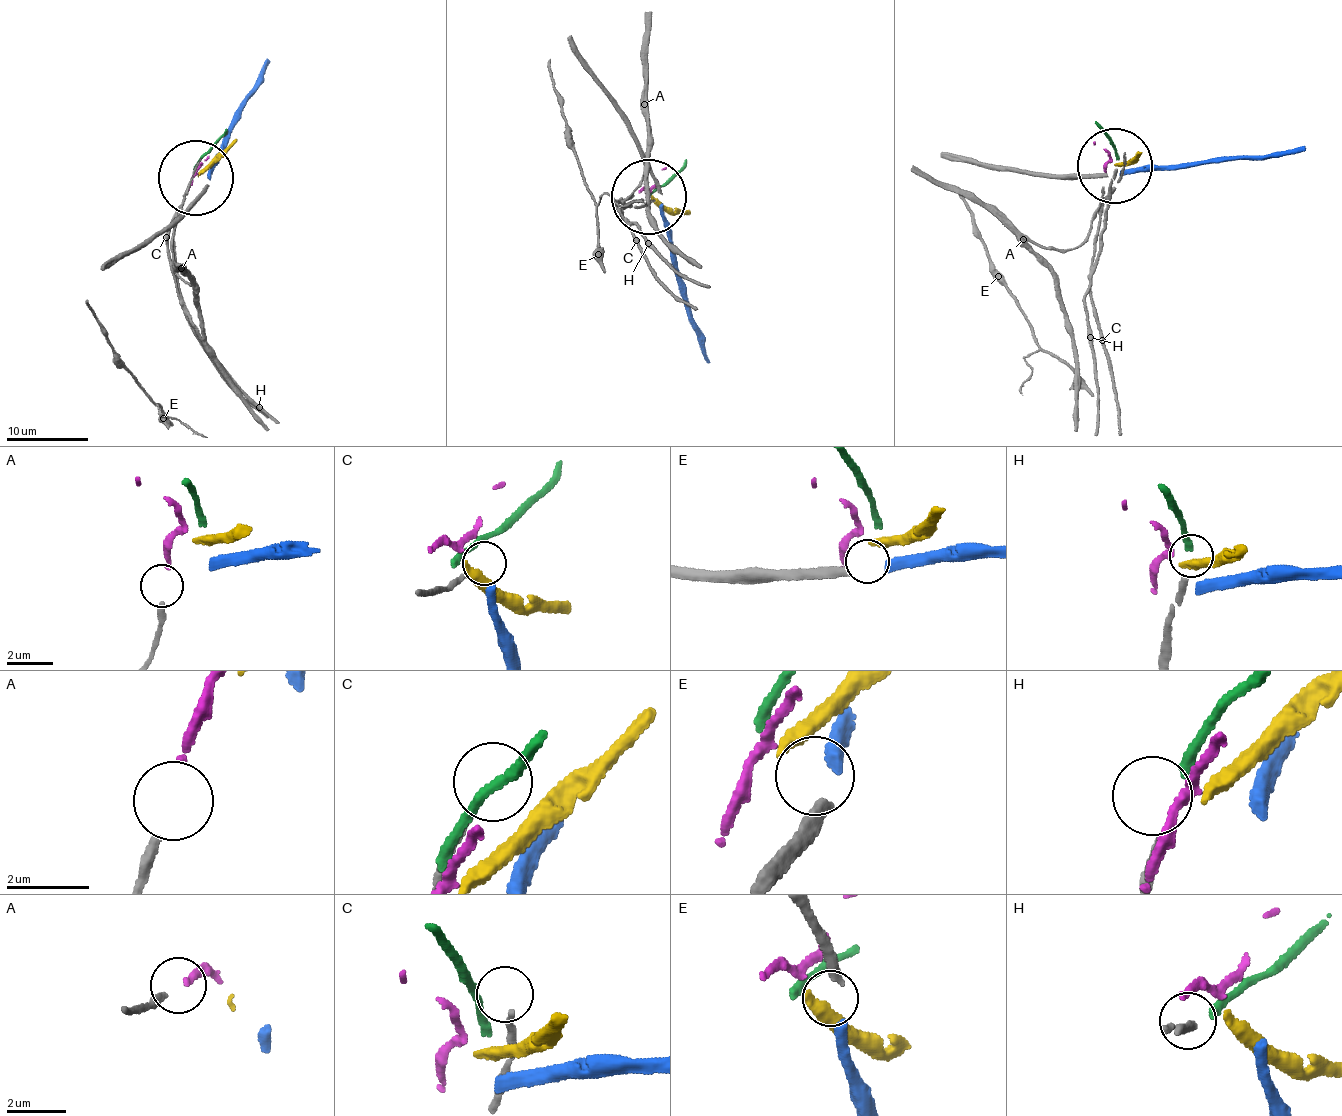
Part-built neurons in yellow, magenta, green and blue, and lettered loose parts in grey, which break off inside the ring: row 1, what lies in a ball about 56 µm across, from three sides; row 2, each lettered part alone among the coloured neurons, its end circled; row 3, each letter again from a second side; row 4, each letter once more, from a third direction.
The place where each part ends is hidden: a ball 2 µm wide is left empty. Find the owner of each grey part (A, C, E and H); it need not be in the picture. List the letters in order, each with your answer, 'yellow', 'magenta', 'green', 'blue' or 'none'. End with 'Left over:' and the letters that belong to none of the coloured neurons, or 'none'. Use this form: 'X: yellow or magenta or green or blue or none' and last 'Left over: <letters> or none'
A: magenta
C: none
E: blue
H: green
Left over: C

